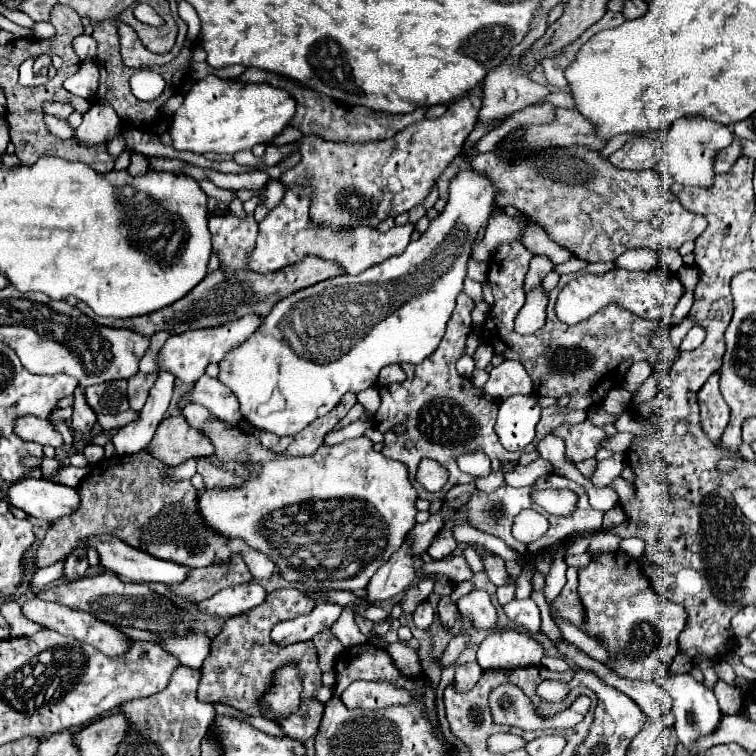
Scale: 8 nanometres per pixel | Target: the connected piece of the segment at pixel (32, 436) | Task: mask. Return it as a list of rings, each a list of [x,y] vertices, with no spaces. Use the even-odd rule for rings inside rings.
[[[22,416],[14,422],[14,432],[22,440],[38,442],[42,446],[62,446],[62,436],[48,424],[48,420],[36,418],[36,416]]]

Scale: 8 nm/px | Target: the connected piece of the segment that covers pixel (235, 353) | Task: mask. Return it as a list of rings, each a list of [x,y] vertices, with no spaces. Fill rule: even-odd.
[[[462,170],[458,172],[452,180],[450,180],[450,186],[448,186],[448,202],[446,202],[446,208],[440,212],[440,216],[436,216],[434,220],[430,220],[430,226],[424,234],[420,234],[420,238],[416,242],[410,242],[406,246],[406,250],[400,254],[400,256],[392,256],[390,260],[382,262],[382,264],[376,264],[374,268],[368,268],[366,272],[358,274],[358,276],[336,276],[336,278],[330,278],[330,280],[324,280],[324,282],[318,282],[310,288],[304,288],[302,292],[294,292],[292,296],[288,296],[286,300],[280,300],[280,304],[276,304],[272,308],[272,312],[264,318],[262,326],[248,338],[244,340],[240,346],[232,348],[220,362],[220,374],[218,374],[218,380],[222,384],[226,384],[234,396],[238,398],[238,404],[240,404],[240,414],[258,430],[266,430],[266,432],[274,432],[278,436],[296,436],[300,430],[304,430],[312,420],[328,414],[338,402],[340,398],[346,394],[346,392],[362,392],[370,386],[376,386],[378,382],[378,372],[388,366],[388,364],[402,364],[402,362],[410,362],[410,364],[420,364],[424,358],[428,358],[440,344],[442,336],[444,336],[444,330],[446,330],[446,322],[450,320],[450,314],[456,306],[456,296],[460,294],[462,290],[462,282],[466,278],[466,262],[470,258],[470,248],[480,232],[480,228],[486,228],[488,226],[488,220],[490,216],[494,214],[496,210],[496,194],[498,194],[498,188],[490,182],[490,178],[484,174],[484,172],[478,172],[478,170]],[[290,310],[292,310],[292,344],[290,344],[290,336],[288,336],[288,318],[290,318]]]

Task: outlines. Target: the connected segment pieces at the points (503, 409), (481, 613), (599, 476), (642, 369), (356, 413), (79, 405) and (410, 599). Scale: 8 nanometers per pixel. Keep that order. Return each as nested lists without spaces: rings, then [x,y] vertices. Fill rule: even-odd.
[[[512,396],[508,400],[500,402],[498,422],[496,422],[496,434],[506,450],[524,450],[534,440],[534,428],[540,420],[542,408],[536,404],[536,396]]]
[[[472,590],[468,596],[458,600],[458,612],[468,618],[478,630],[494,630],[498,616],[486,590]]]
[[[614,454],[608,460],[598,462],[598,468],[594,472],[594,484],[596,488],[610,486],[610,482],[626,468],[626,456],[624,454]]]
[[[640,362],[640,364],[634,364],[630,368],[630,372],[624,376],[624,382],[622,382],[622,388],[626,388],[628,392],[636,392],[638,386],[652,374],[652,366],[648,362]]]
[[[360,403],[355,404],[348,414],[334,427],[334,430],[338,430],[352,422],[355,422],[360,418],[360,416],[362,416],[362,414],[364,414],[364,412],[365,408]]]
[[[76,388],[74,392],[76,396],[76,402],[74,402],[74,414],[72,414],[72,424],[70,428],[74,432],[82,432],[82,434],[88,434],[94,424],[96,424],[96,414],[92,412],[92,408],[86,404],[84,400],[84,390],[82,388]]]
[[[424,578],[424,580],[420,580],[416,586],[412,586],[412,588],[404,594],[404,598],[400,600],[400,606],[402,606],[404,614],[414,614],[416,606],[422,604],[422,600],[426,600],[426,598],[430,596],[432,588],[434,588],[434,580],[430,580],[430,578]]]

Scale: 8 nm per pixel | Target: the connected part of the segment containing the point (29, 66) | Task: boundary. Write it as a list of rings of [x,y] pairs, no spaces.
[[[26,60],[22,66],[20,66],[20,84],[22,86],[40,86],[48,80],[46,74],[36,74],[34,72],[34,60]]]

